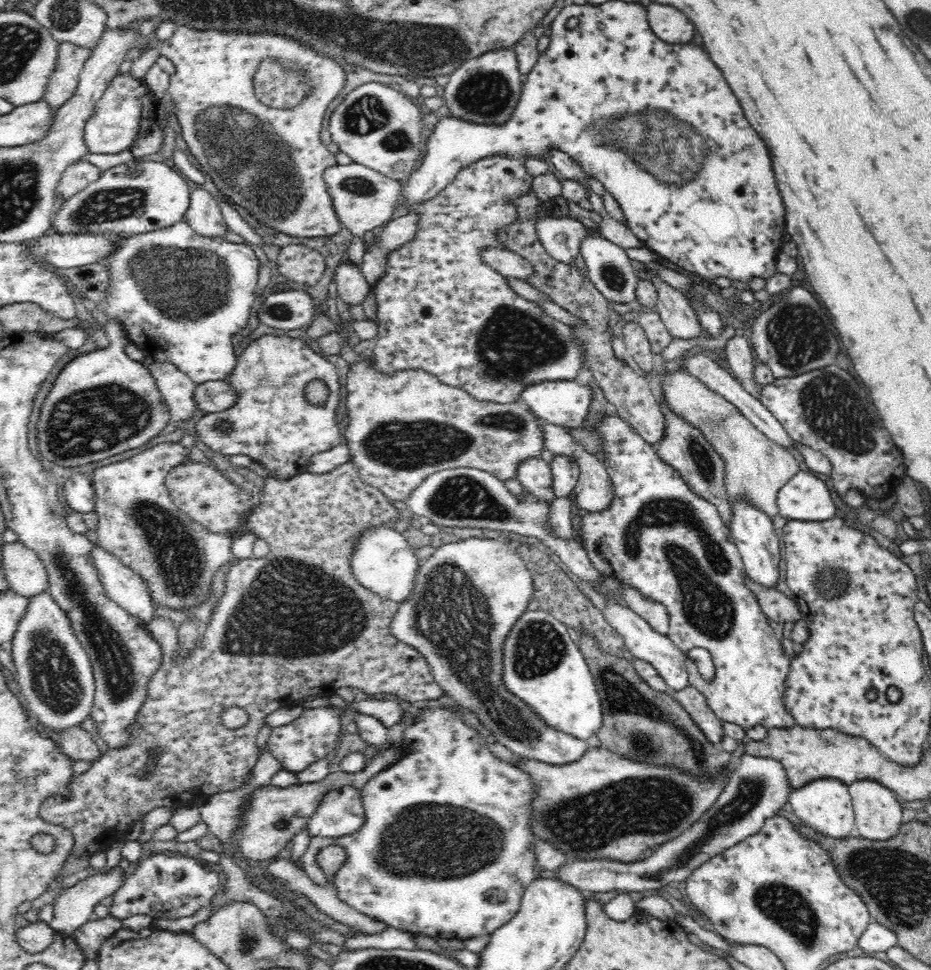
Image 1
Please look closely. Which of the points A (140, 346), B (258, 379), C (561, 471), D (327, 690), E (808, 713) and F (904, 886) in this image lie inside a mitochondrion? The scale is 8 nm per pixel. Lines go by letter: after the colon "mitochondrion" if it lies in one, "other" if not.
A: other
B: mitochondrion
C: other
D: other
E: other
F: mitochondrion

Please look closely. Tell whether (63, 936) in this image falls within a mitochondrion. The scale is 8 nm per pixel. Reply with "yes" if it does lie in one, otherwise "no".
no

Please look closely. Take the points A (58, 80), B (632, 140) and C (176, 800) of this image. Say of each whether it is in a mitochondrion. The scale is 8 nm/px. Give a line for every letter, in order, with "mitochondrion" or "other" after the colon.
A: other
B: mitochondrion
C: other

